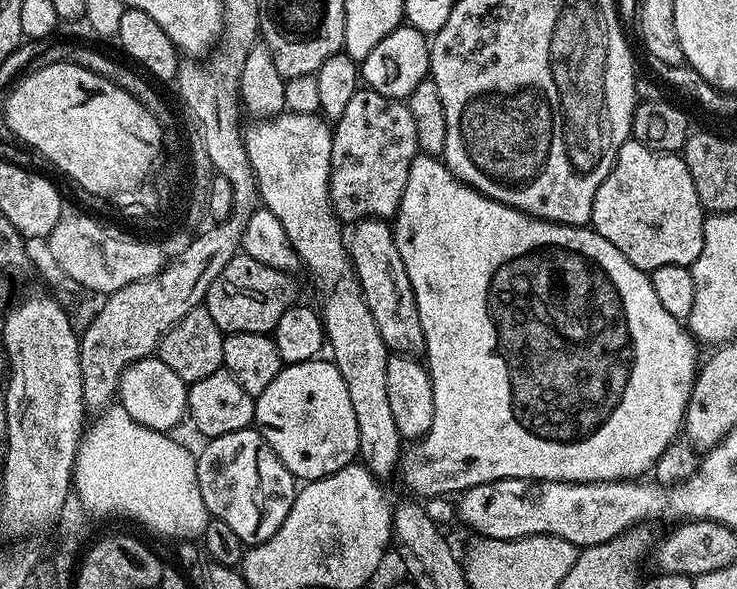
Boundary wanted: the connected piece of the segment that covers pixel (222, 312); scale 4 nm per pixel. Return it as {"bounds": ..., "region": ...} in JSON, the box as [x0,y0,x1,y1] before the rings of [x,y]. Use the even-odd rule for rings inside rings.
{"bounds":[203,254,297,334],"region":[[[238,254],[234,258],[230,258],[230,262],[226,262],[226,270],[222,270],[222,274],[218,274],[218,278],[214,278],[214,286],[210,286],[203,307],[208,309],[210,318],[214,318],[214,322],[220,328],[220,331],[225,334],[233,332],[268,334],[278,326],[278,318],[282,318],[282,314],[286,314],[286,310],[297,303],[296,284],[292,279],[293,277],[289,273],[280,272],[277,268],[266,266],[246,254]]]}

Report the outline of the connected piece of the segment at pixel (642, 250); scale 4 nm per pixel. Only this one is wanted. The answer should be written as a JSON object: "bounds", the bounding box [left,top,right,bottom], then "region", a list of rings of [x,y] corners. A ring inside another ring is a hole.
{"bounds":[591,138,705,274],"region":[[[629,138],[594,194],[591,227],[610,246],[618,246],[630,263],[650,274],[658,266],[686,268],[694,263],[702,254],[705,215],[683,155],[655,152]]]}

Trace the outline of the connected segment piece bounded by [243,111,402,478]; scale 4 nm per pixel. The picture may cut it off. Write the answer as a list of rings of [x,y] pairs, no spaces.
[[[285,111],[279,116],[271,117],[270,122],[252,122],[249,128],[243,129],[244,145],[246,146],[246,154],[250,158],[250,166],[254,170],[254,178],[258,182],[258,190],[260,191],[260,203],[263,207],[268,208],[270,213],[274,214],[278,221],[282,222],[282,227],[286,230],[287,241],[296,252],[296,256],[301,262],[301,265],[306,269],[310,275],[316,279],[316,288],[320,291],[319,314],[320,319],[324,322],[324,335],[326,337],[327,347],[332,348],[330,359],[336,365],[338,374],[342,374],[342,382],[346,382],[346,390],[350,390],[350,403],[354,405],[354,418],[358,418],[358,442],[360,443],[360,450],[358,453],[359,459],[362,461],[365,468],[371,470],[373,476],[383,478],[388,476],[391,472],[397,471],[398,465],[402,459],[402,451],[400,452],[400,444],[402,445],[402,437],[398,426],[394,426],[394,414],[390,411],[390,398],[386,395],[386,366],[388,365],[388,357],[390,351],[386,342],[382,340],[379,333],[378,326],[375,325],[374,315],[371,314],[370,307],[364,301],[363,291],[360,289],[359,279],[356,277],[356,272],[353,268],[352,262],[349,260],[349,249],[346,247],[346,232],[342,227],[342,221],[336,215],[332,207],[332,199],[328,197],[328,179],[330,178],[330,162],[332,161],[332,128],[329,121],[325,120],[323,116],[311,112],[310,114],[298,114],[297,112]]]

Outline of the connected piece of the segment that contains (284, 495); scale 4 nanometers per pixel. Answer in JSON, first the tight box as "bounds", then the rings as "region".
{"bounds":[196,427,298,546],"region":[[[255,427],[234,430],[234,434],[222,434],[211,437],[208,444],[196,456],[198,470],[198,490],[202,490],[202,502],[206,502],[208,515],[213,520],[226,522],[234,534],[245,544],[251,546],[266,542],[286,522],[286,514],[290,514],[290,506],[294,506],[294,498],[298,491],[298,481],[290,470],[274,454],[274,450],[266,442],[266,438]]]}

